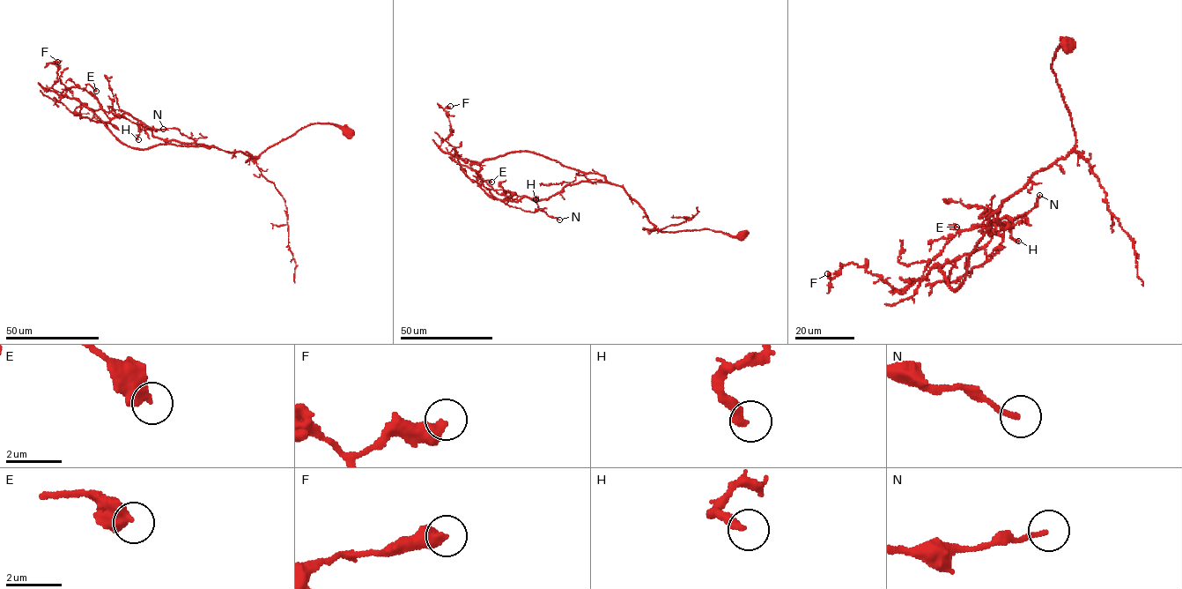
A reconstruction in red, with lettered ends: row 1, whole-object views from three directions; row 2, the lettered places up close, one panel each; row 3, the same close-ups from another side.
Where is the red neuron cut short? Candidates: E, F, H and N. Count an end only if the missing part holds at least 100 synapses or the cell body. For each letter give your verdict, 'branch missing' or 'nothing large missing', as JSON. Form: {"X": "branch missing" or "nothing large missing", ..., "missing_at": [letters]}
{"E": "nothing large missing", "F": "nothing large missing", "H": "nothing large missing", "N": "nothing large missing", "missing_at": []}

